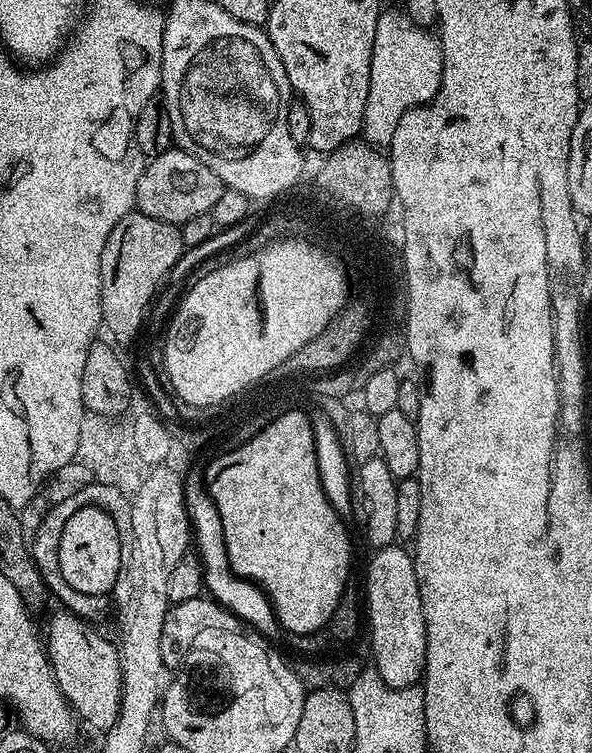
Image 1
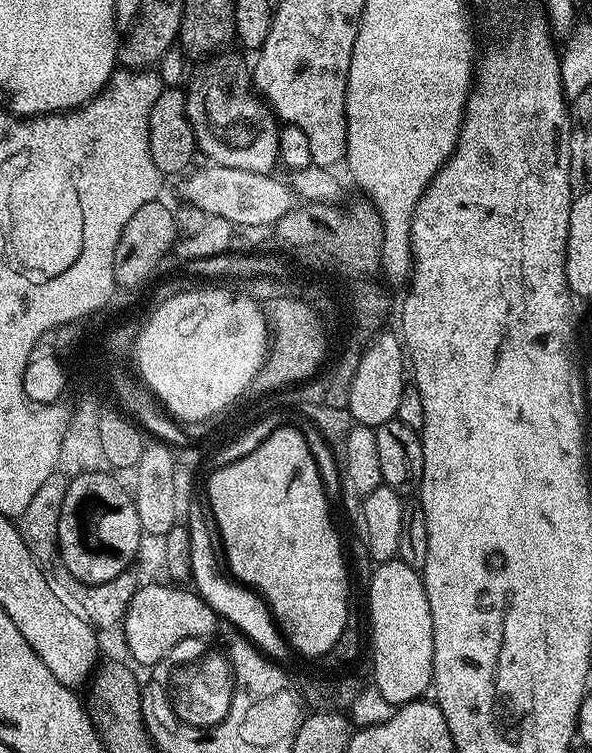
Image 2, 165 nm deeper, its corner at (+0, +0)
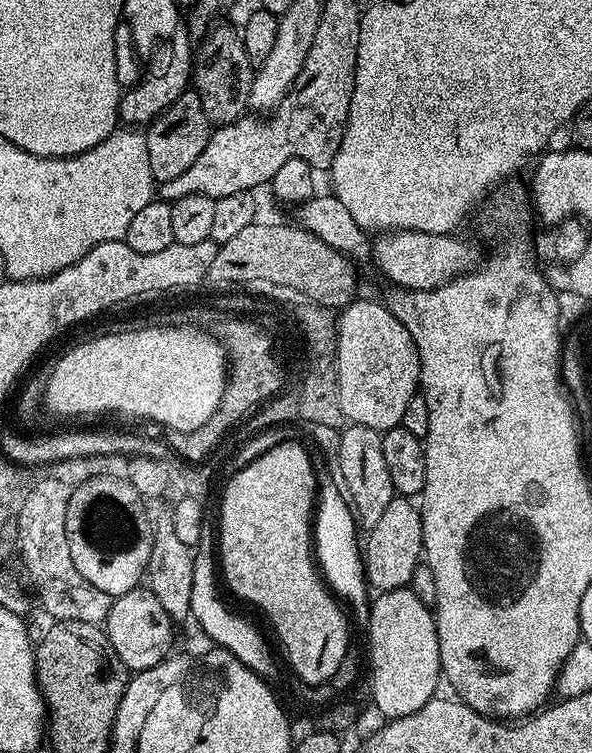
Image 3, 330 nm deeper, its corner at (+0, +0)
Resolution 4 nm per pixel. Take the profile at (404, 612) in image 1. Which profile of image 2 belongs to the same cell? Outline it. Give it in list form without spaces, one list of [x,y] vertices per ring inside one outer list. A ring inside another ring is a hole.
[[[398,558],[395,560],[387,560],[384,564],[376,564],[373,567],[372,581],[368,584],[368,624],[372,627],[372,676],[374,679],[374,687],[382,694],[382,698],[386,698],[386,702],[390,702],[393,706],[408,704],[412,700],[419,700],[425,695],[424,692],[433,687],[432,667],[434,666],[434,630],[432,629],[432,619],[430,618],[430,602],[426,598],[426,590],[424,589],[424,581],[421,573],[417,569],[406,566]]]

